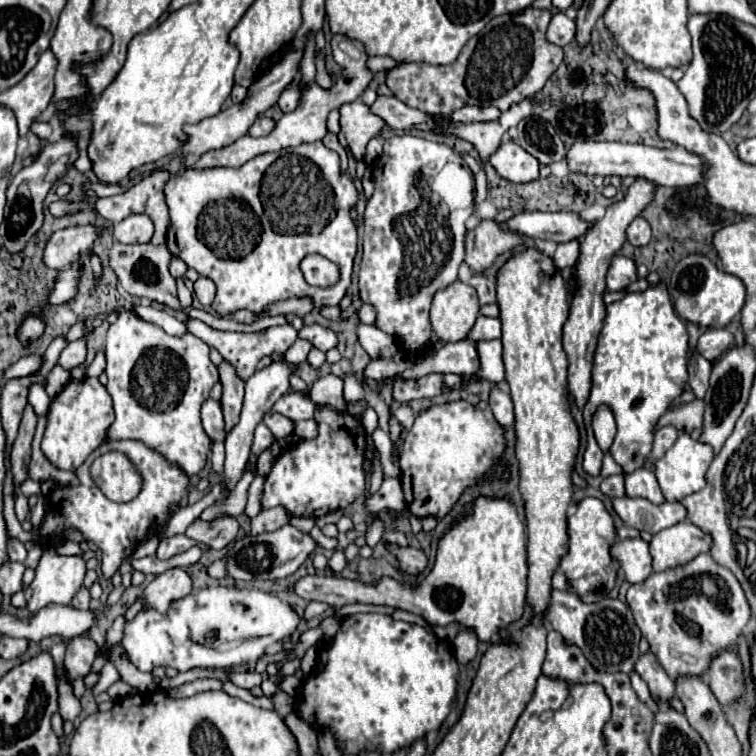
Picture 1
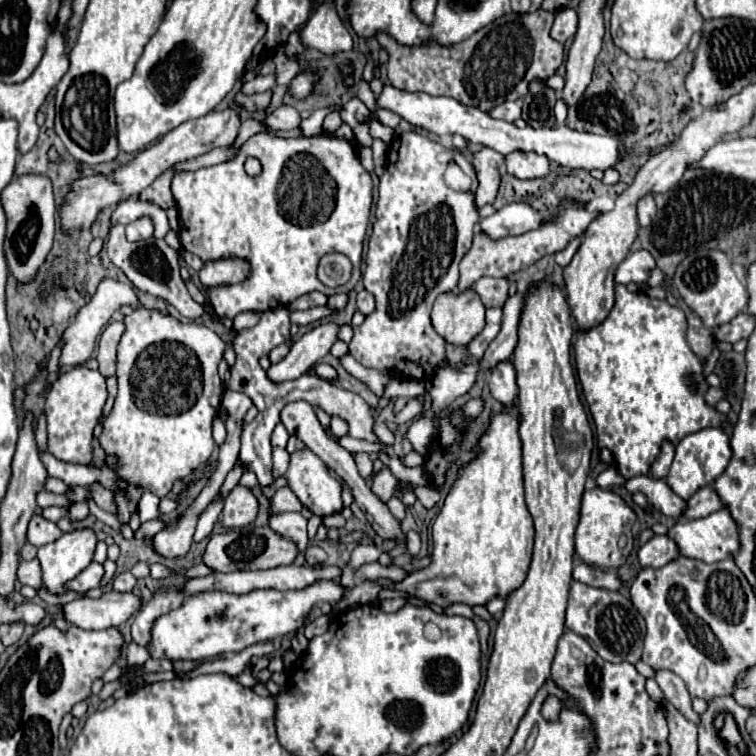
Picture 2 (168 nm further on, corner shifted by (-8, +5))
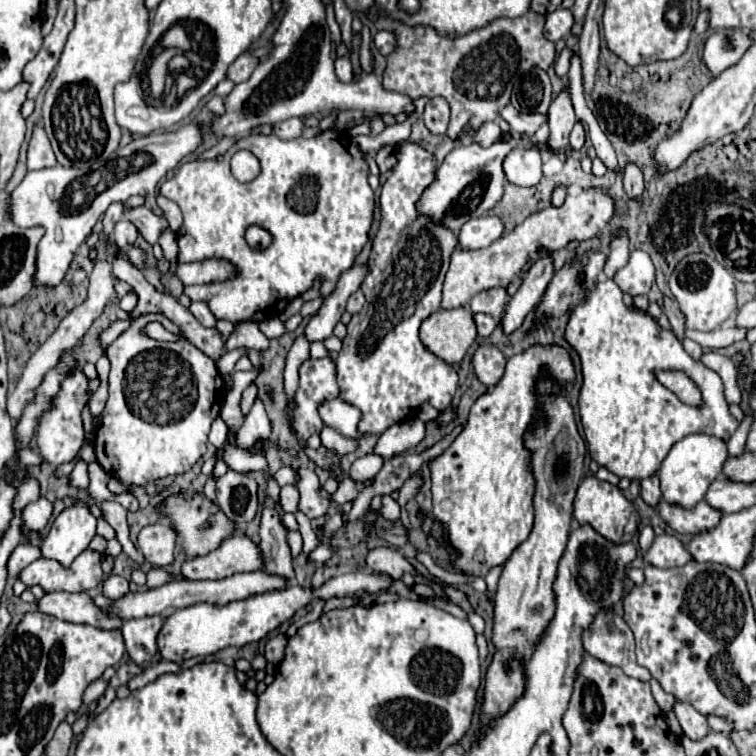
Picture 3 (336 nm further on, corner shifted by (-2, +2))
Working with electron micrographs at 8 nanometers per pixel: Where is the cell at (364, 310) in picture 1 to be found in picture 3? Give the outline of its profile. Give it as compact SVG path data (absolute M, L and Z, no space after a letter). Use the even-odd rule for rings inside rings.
M357 290L357 292L351 294L349 300L347 300L347 312L349 312L349 314L357 314L357 312L363 308L363 304L365 304L365 296L363 296L361 290Z

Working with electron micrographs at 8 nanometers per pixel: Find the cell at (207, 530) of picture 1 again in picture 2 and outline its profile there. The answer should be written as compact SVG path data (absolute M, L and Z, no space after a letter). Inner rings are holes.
M235 485L235 489L225 497L221 523L225 527L245 527L255 521L257 511L259 503L253 491L243 485Z

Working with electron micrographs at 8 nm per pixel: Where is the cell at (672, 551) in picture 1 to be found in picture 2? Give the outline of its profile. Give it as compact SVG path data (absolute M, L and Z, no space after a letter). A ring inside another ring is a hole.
M721 509L703 519L679 519L669 529L669 537L679 545L679 551L683 557L701 559L705 563L715 563L715 561L733 557L739 551L739 527L733 521L729 509Z

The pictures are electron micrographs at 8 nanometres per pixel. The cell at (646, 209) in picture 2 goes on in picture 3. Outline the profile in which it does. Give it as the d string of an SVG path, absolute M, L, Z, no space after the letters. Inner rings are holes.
M627 164L627 168L623 170L623 188L629 198L633 198L637 202L643 198L643 190L645 190L643 174L635 164Z

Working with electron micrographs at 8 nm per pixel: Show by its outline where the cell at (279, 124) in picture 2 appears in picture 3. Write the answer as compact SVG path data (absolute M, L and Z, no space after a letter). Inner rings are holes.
M289 118L289 120L283 120L283 122L277 122L273 126L273 132L283 138L283 140L291 140L291 138L297 138L301 136L303 132L303 120L301 118Z

